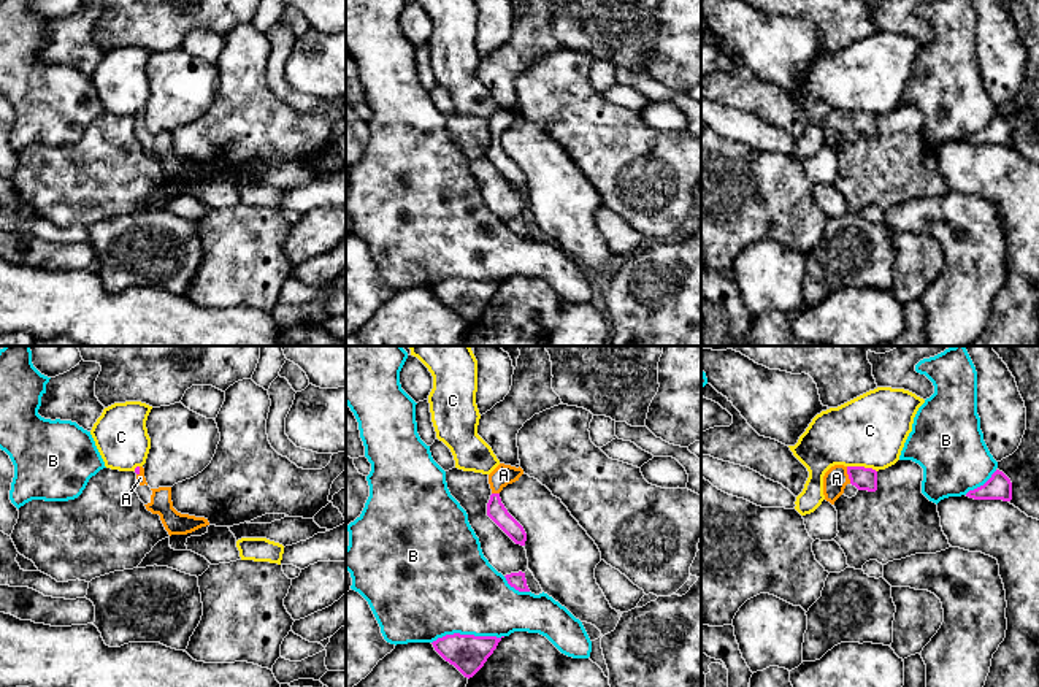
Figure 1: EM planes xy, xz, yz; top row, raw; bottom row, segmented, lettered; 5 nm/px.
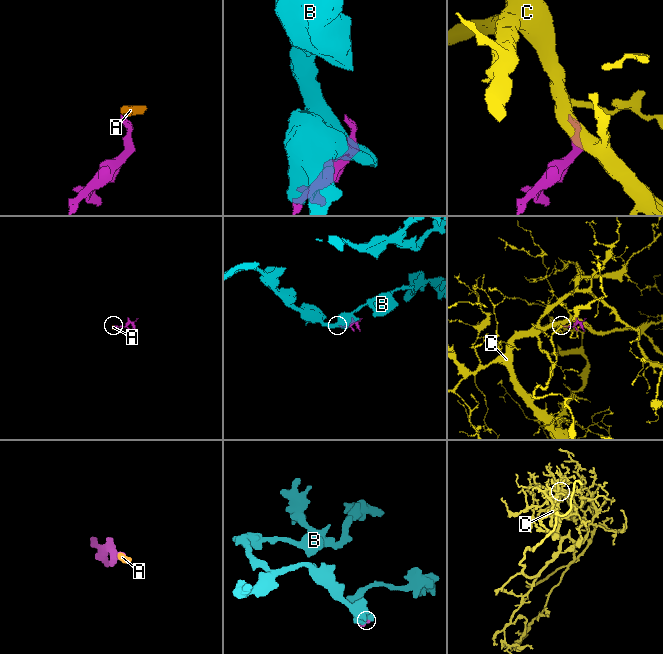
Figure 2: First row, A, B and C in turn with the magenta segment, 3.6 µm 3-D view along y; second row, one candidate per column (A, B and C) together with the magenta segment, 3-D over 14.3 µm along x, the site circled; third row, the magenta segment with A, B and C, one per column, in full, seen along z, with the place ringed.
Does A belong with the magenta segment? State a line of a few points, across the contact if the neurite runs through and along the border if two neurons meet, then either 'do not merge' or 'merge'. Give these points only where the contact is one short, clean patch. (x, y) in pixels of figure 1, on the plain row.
line yz (862, 122), (847, 118), (836, 122); merge

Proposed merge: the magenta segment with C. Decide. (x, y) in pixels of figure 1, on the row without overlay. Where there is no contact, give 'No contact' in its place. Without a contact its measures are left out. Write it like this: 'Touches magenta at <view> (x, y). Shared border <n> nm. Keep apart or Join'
Touches magenta at yz (862, 111). Shared border 160 nm. Keep apart

